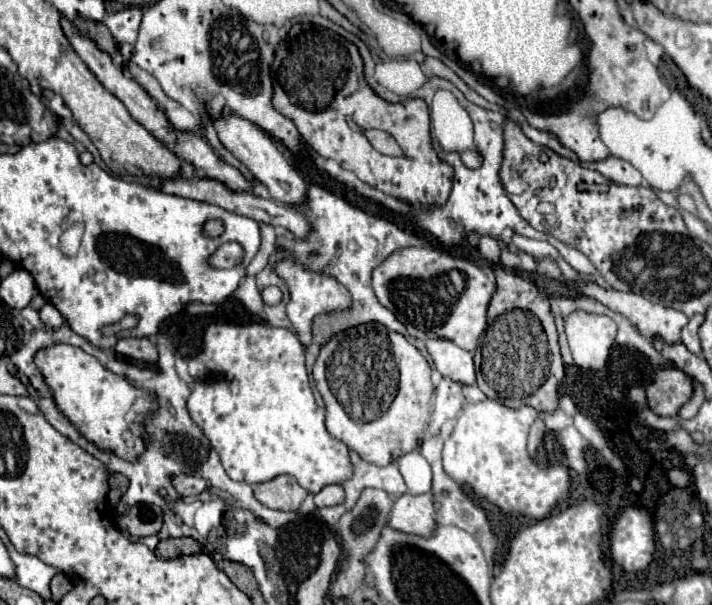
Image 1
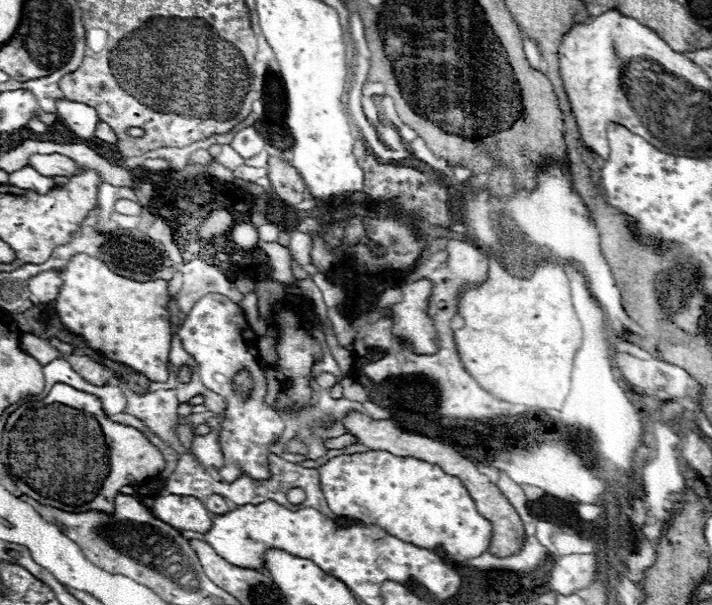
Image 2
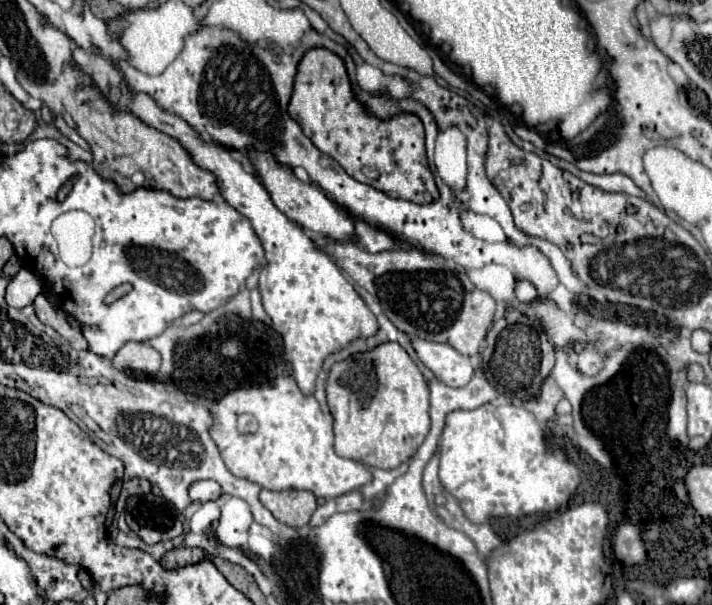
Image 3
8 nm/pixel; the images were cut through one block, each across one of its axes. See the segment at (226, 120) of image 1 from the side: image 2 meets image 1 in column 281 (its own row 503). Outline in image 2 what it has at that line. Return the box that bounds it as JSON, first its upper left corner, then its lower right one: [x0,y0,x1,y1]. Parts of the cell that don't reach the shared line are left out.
[148,496,212,534]

